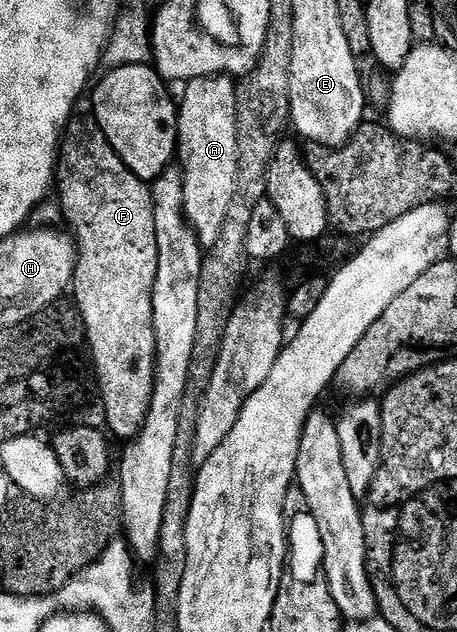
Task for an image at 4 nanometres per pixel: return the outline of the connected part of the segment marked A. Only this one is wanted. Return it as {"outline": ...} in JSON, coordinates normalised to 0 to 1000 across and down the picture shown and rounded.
{"outline":[[[473,117],[457,120],[440,120],[433,125],[420,125],[409,131],[414,146],[405,150],[405,169],[394,171],[387,184],[387,210],[392,215],[392,239],[400,247],[407,245],[405,255],[400,253],[400,266],[405,272],[405,331],[420,335],[422,348],[429,348],[429,362],[433,364],[433,375],[451,392],[470,388],[470,378],[481,370],[481,362],[488,358],[488,348],[495,345],[497,329],[503,323],[503,313],[510,309],[510,271],[519,271],[519,236],[521,218],[516,217],[516,138],[514,125],[503,117]]]}

